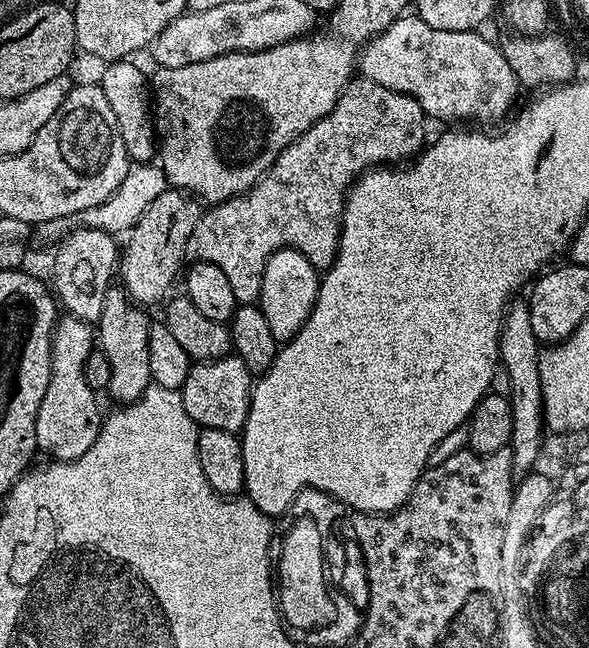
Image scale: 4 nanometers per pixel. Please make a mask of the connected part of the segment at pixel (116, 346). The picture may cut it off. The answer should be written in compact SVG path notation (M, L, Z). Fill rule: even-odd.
M120 286L109 287L106 302L102 306L102 314L98 321L98 348L106 354L110 362L110 382L106 389L117 401L117 405L132 404L144 395L148 385L152 383L150 374L150 346L148 345L148 329L150 319L143 307L134 306L127 291Z

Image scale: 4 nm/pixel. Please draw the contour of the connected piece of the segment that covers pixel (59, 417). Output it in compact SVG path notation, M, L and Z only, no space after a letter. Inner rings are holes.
M67 314L61 315L56 321L56 329L52 332L52 357L50 358L50 386L46 386L46 394L42 394L42 406L38 406L38 418L36 419L36 447L41 453L45 452L45 457L51 458L56 462L63 462L66 460L77 460L86 454L86 450L90 450L90 446L94 444L94 438L100 433L100 426L102 423L102 411L100 412L100 404L96 401L97 393L89 386L84 377L84 363L86 358L94 350L94 332L90 329L89 321L79 320L77 316L70 316Z

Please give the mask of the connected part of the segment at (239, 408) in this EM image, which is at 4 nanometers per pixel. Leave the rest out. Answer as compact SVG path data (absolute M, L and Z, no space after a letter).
M229 354L217 360L202 360L193 363L190 374L179 394L186 406L186 414L200 428L230 430L239 433L250 414L254 373L235 354Z

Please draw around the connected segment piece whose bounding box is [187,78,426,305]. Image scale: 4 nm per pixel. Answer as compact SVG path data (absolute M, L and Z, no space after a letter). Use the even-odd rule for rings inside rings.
M363 78L353 79L344 88L338 102L310 130L306 130L270 166L267 174L255 186L221 204L211 205L201 215L188 239L187 255L193 261L210 262L226 274L230 290L234 290L237 305L256 304L260 299L262 274L269 256L280 248L293 248L302 254L318 270L327 270L336 261L340 245L340 225L344 223L344 201L348 189L365 172L397 162L408 162L425 147L422 106L414 98L401 92L386 90L378 82Z

